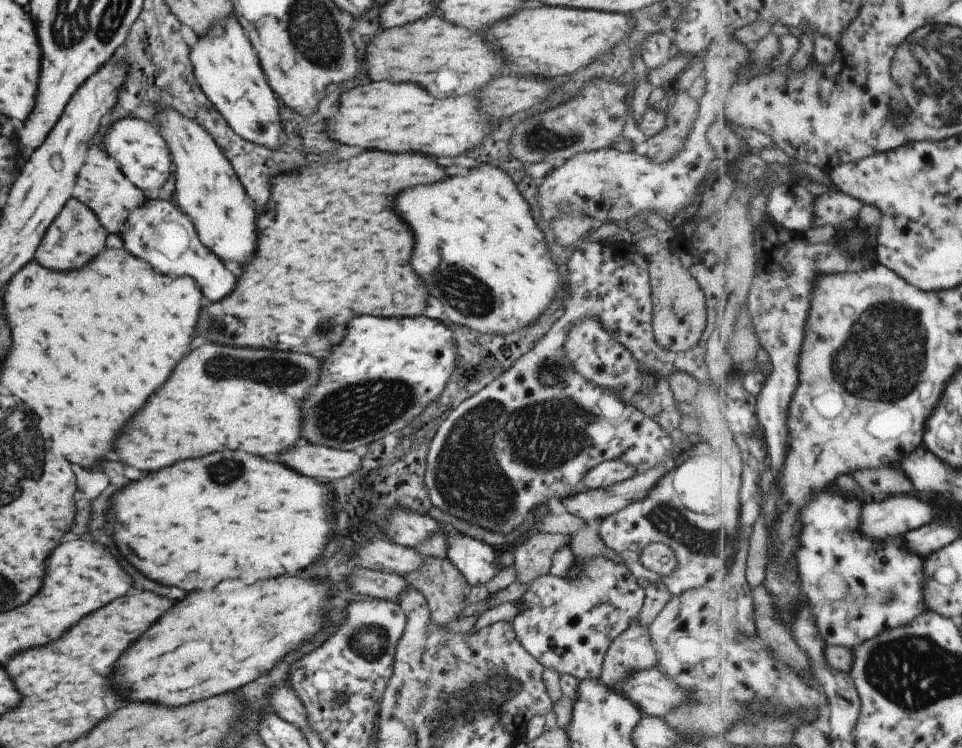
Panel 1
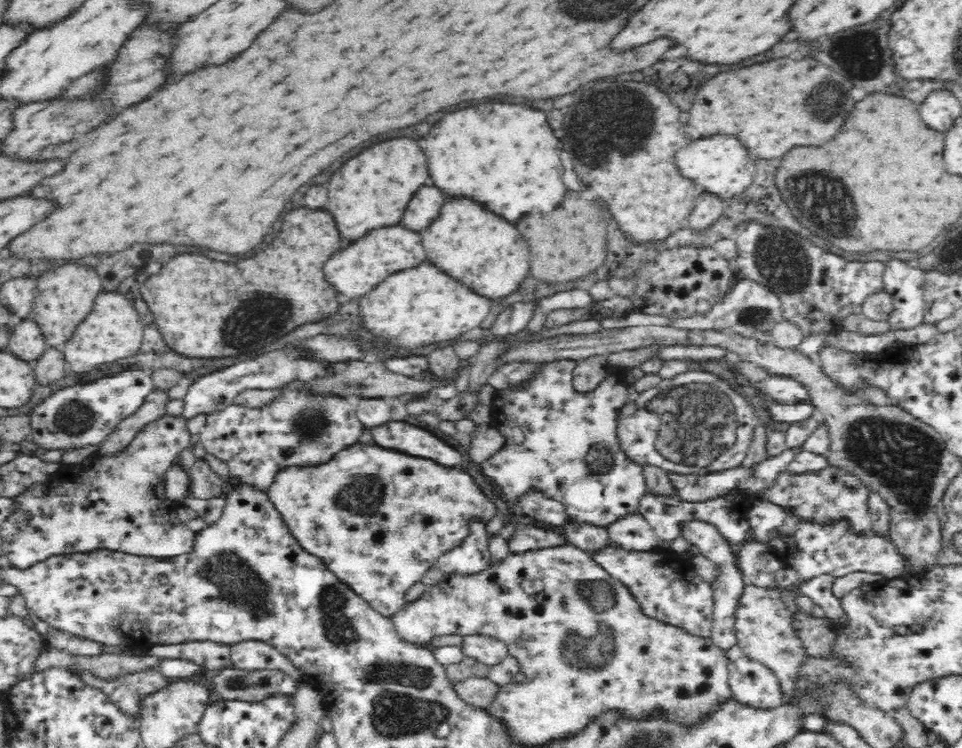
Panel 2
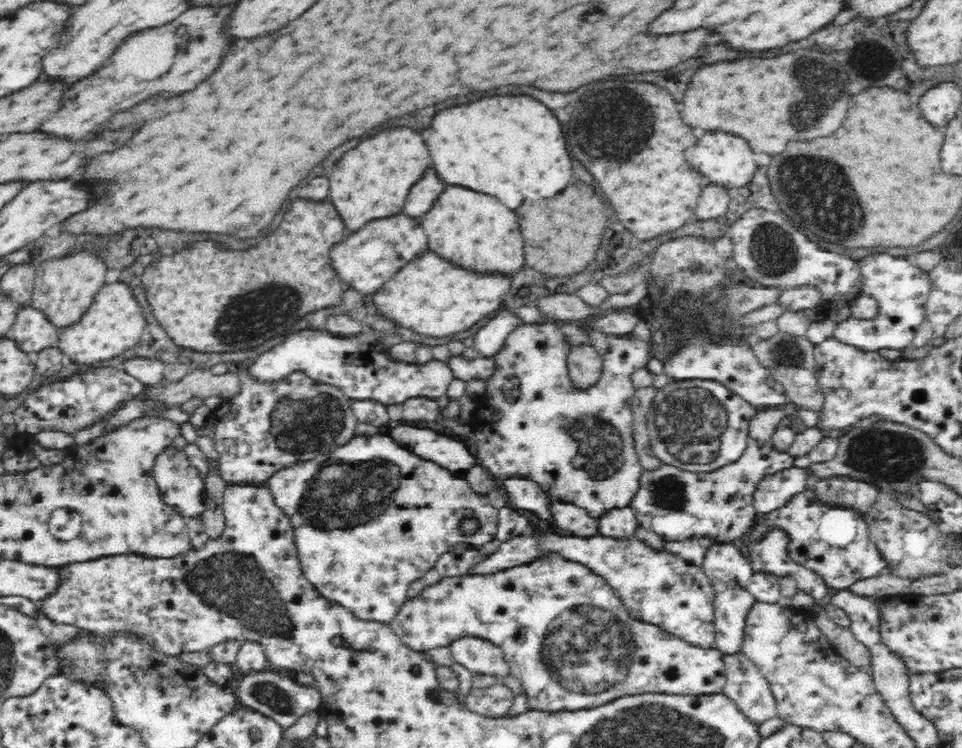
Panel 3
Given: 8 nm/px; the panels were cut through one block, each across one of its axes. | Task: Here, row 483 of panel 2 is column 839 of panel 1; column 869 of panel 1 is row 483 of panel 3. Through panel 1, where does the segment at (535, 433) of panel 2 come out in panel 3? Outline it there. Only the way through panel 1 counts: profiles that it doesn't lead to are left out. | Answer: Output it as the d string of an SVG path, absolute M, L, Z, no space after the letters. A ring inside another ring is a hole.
M532 323L531 325L522 324L514 330L514 332L508 335L506 342L502 350L494 356L495 363L497 364L497 369L495 373L487 380L487 385L485 387L486 398L489 402L484 402L480 399L478 401L478 407L474 410L472 418L472 429L475 434L476 448L478 448L478 458L480 458L480 464L484 468L490 468L488 472L500 480L506 480L506 478L522 478L530 479L534 482L538 482L538 485L542 487L542 490L546 491L546 496L548 496L550 501L558 500L564 503L572 503L576 506L582 507L589 515L594 518L601 517L606 511L612 509L619 509L628 507L634 495L638 492L640 488L640 477L643 473L643 466L638 460L638 455L634 450L632 423L634 415L630 410L630 400L634 398L634 386L630 382L630 374L642 366L647 366L649 362L649 351L650 342L638 339L636 336L620 336L613 337L594 331L594 329L586 330L591 338L591 345L598 351L600 357L603 361L603 369L601 377L594 386L587 389L578 389L572 385L570 377L568 376L568 367L566 364L566 358L568 353L571 351L569 343L564 339L564 334L559 329L558 324L554 323L543 323L538 325L537 323Z

